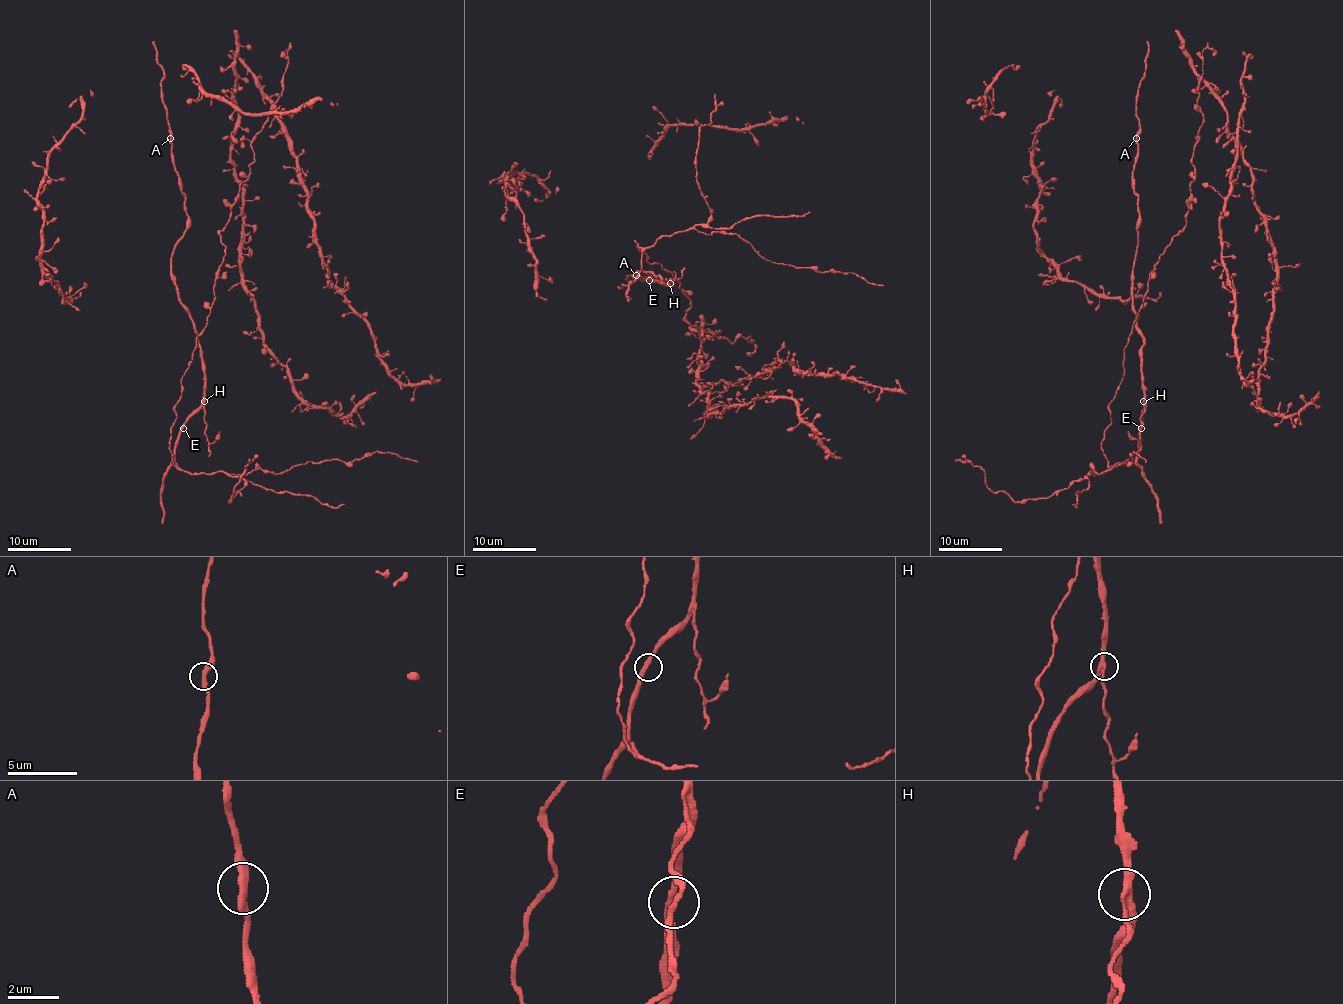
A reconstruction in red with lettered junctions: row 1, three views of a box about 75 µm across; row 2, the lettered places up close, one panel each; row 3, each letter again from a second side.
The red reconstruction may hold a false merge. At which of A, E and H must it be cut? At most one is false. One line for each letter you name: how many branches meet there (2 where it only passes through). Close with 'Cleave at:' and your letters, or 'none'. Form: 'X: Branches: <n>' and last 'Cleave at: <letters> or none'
H: Branches: 2
Cleave at: H

